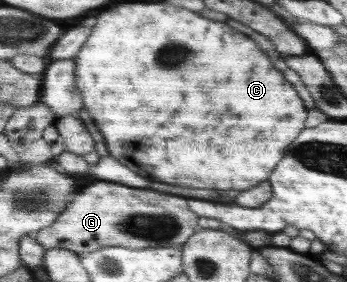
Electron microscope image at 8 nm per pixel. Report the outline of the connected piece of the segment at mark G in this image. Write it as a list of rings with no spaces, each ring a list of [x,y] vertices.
[[[95,182],[87,186],[83,192],[79,192],[51,226],[38,231],[36,241],[46,251],[59,247],[78,254],[93,252],[104,246],[124,246],[132,249],[158,246],[179,247],[201,229],[197,226],[197,222],[197,216],[191,214],[191,210],[187,208],[187,200],[181,196],[161,194],[161,192],[145,190],[145,188],[137,190],[137,188],[127,188],[127,186],[111,184],[111,182]]]

